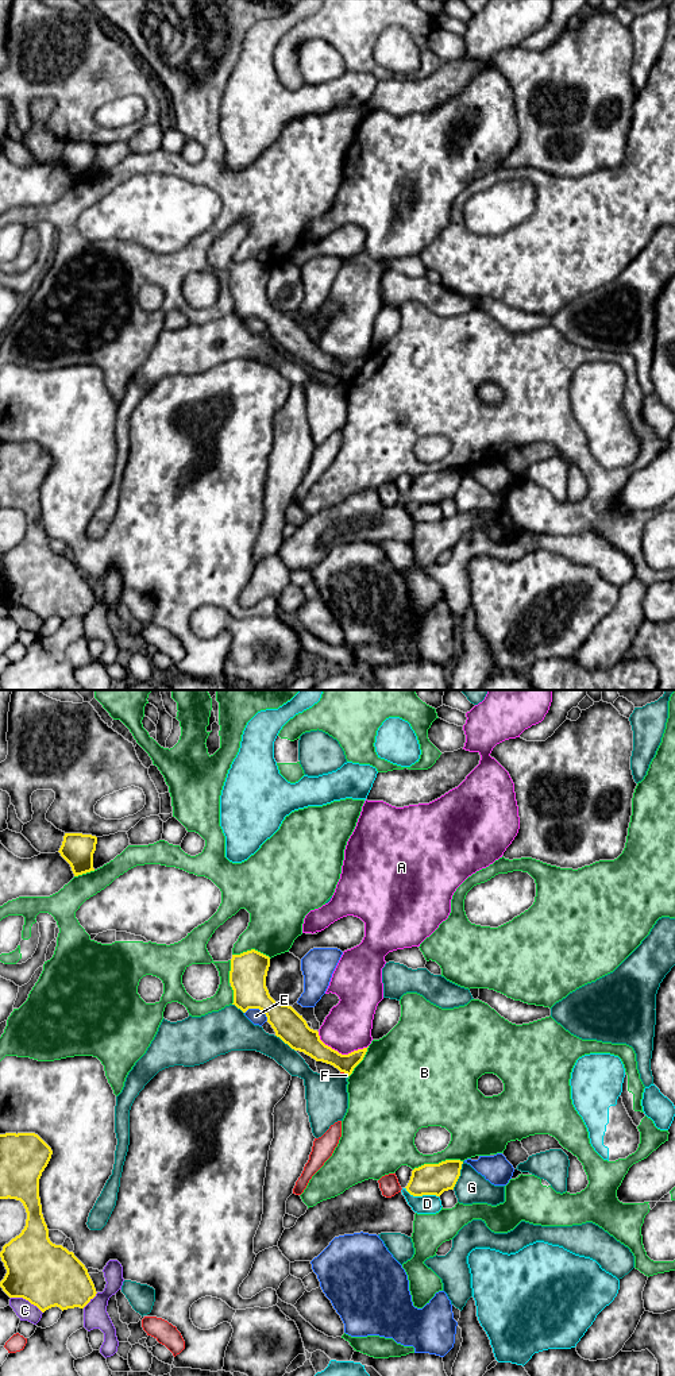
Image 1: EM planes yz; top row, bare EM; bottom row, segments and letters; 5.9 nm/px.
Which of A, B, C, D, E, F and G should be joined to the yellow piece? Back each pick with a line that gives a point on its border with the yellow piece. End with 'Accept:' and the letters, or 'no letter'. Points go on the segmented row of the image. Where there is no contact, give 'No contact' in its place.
Accept: no letter

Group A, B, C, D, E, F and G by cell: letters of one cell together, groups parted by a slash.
A / B / C / D / E / F / G

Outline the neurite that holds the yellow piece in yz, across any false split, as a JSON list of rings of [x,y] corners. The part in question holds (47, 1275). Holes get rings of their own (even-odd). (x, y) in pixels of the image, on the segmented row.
[[[35,1133],[0,1134],[0,1199],[20,1200],[27,1213],[22,1233],[0,1252],[7,1269],[0,1287],[9,1298],[23,1298],[42,1313],[55,1306],[62,1311],[84,1308],[97,1294],[85,1265],[49,1238],[39,1179],[51,1155]]]

